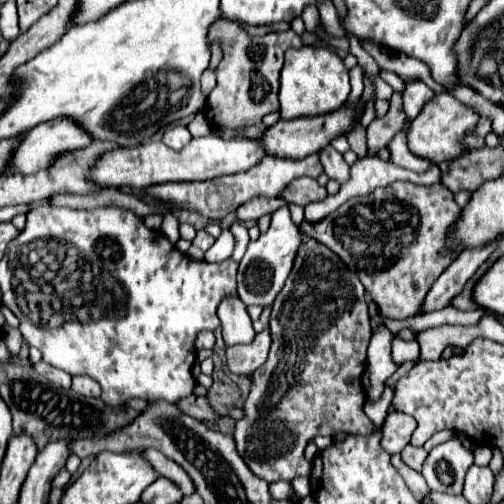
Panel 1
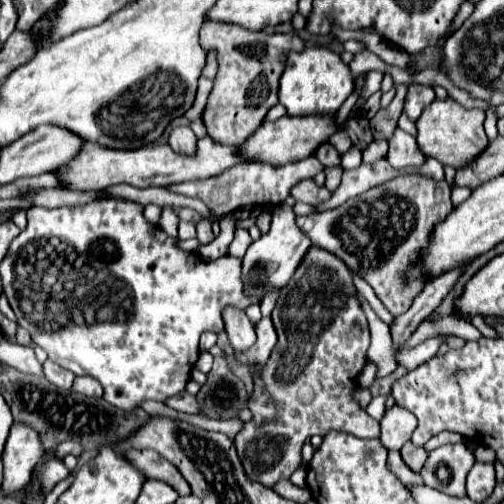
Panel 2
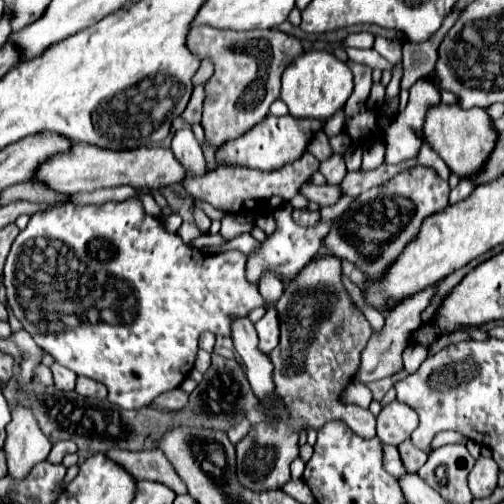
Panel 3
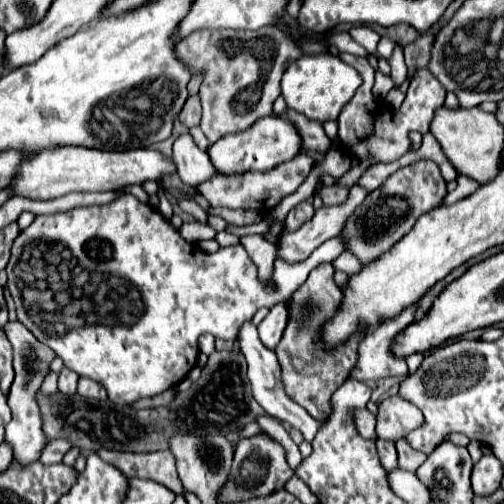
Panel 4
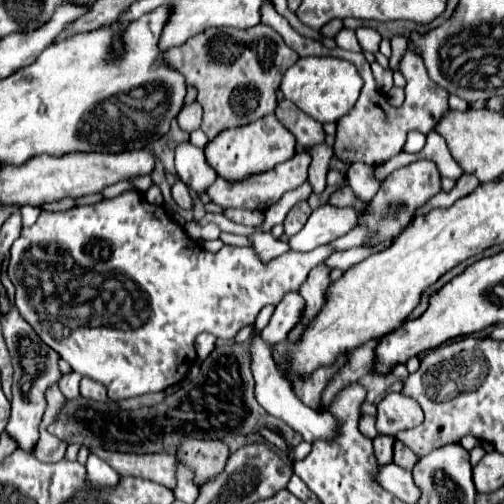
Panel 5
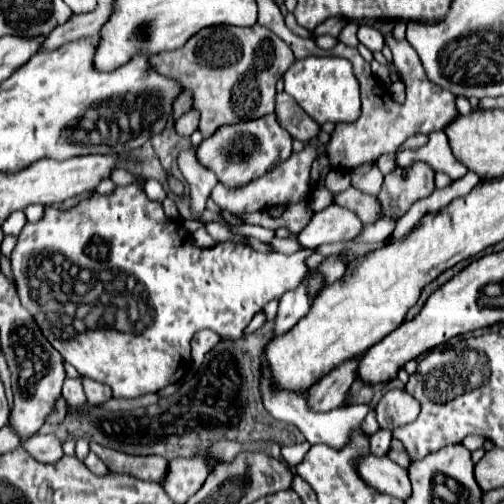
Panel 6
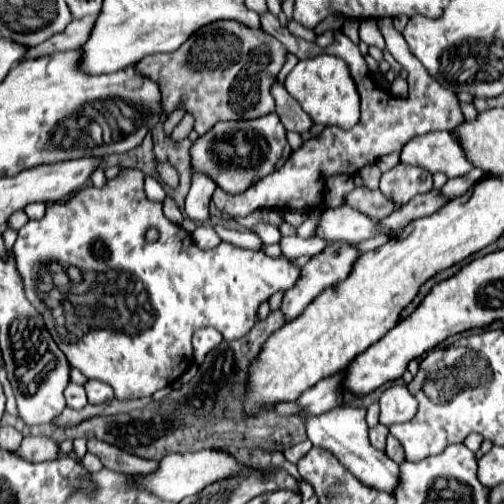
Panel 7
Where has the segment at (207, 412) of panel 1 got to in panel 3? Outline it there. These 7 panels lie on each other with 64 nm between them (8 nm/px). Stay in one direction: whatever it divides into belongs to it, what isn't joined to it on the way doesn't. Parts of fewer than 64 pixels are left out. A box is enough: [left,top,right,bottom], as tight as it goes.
[154,388,188,410]

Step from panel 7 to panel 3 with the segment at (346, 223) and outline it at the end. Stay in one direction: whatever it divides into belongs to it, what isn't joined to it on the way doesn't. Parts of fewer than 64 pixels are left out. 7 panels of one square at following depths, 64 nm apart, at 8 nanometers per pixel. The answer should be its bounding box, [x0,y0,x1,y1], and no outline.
[246,196,352,286]

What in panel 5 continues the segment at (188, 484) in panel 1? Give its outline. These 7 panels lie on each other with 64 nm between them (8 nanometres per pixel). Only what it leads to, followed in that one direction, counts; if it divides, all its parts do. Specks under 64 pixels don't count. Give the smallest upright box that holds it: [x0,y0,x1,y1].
[92,448,176,490]

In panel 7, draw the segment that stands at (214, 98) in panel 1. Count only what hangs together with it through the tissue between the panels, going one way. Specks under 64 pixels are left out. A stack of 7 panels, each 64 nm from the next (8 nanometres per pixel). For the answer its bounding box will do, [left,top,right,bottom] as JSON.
[138,20,288,136]

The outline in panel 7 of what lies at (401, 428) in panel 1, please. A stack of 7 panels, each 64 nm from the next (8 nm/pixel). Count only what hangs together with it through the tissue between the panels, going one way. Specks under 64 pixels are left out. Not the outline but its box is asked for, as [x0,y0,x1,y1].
[380,386,418,426]

